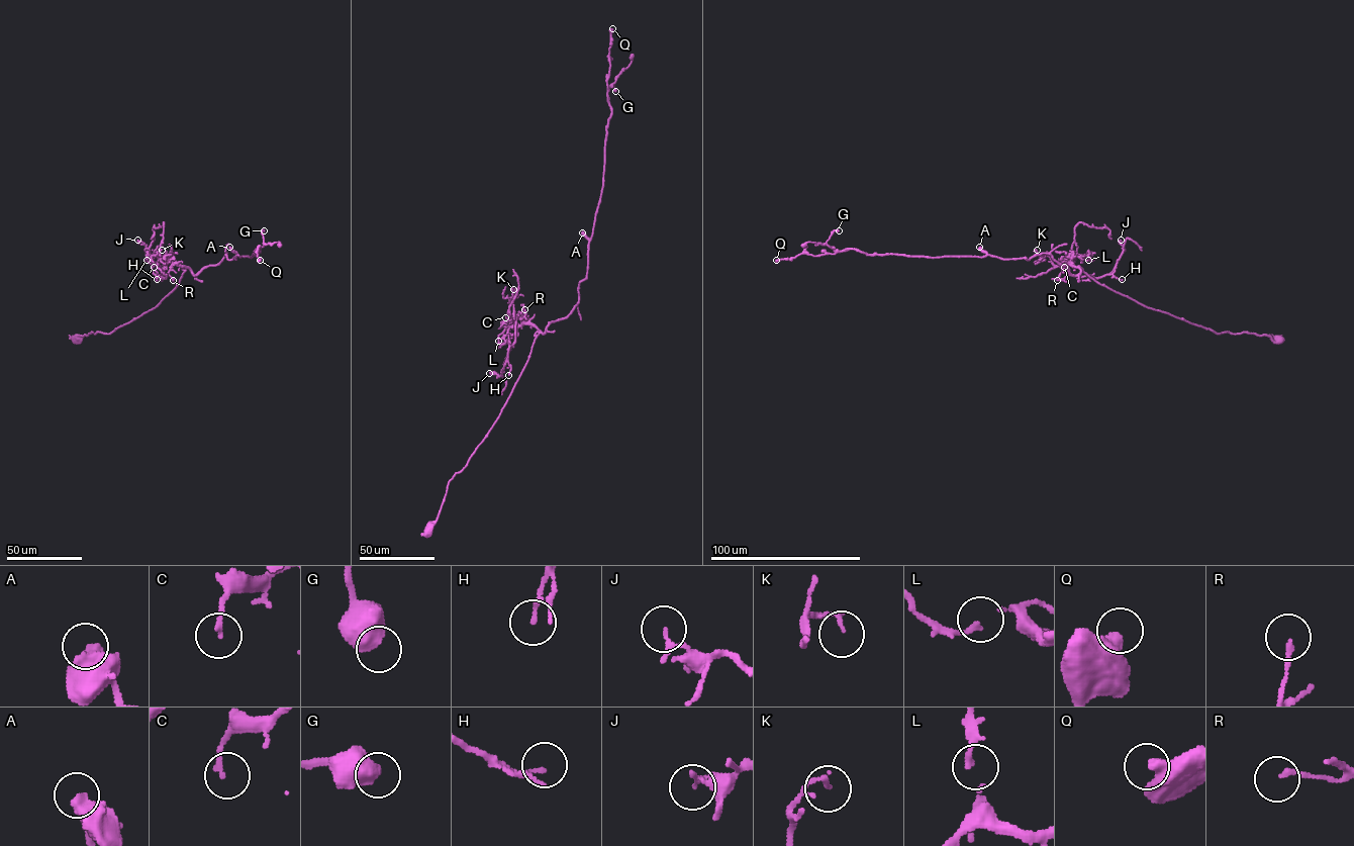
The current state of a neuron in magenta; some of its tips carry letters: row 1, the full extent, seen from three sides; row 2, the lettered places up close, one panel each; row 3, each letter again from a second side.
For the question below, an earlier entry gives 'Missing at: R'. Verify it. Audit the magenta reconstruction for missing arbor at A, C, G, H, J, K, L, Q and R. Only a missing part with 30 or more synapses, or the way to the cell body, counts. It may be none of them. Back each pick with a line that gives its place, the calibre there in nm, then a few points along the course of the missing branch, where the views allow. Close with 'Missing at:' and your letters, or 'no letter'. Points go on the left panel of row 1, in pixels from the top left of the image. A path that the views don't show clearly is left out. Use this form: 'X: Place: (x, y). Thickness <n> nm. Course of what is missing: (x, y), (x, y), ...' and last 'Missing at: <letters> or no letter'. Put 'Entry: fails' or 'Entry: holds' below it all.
Missing at: no letter
Entry: fails

